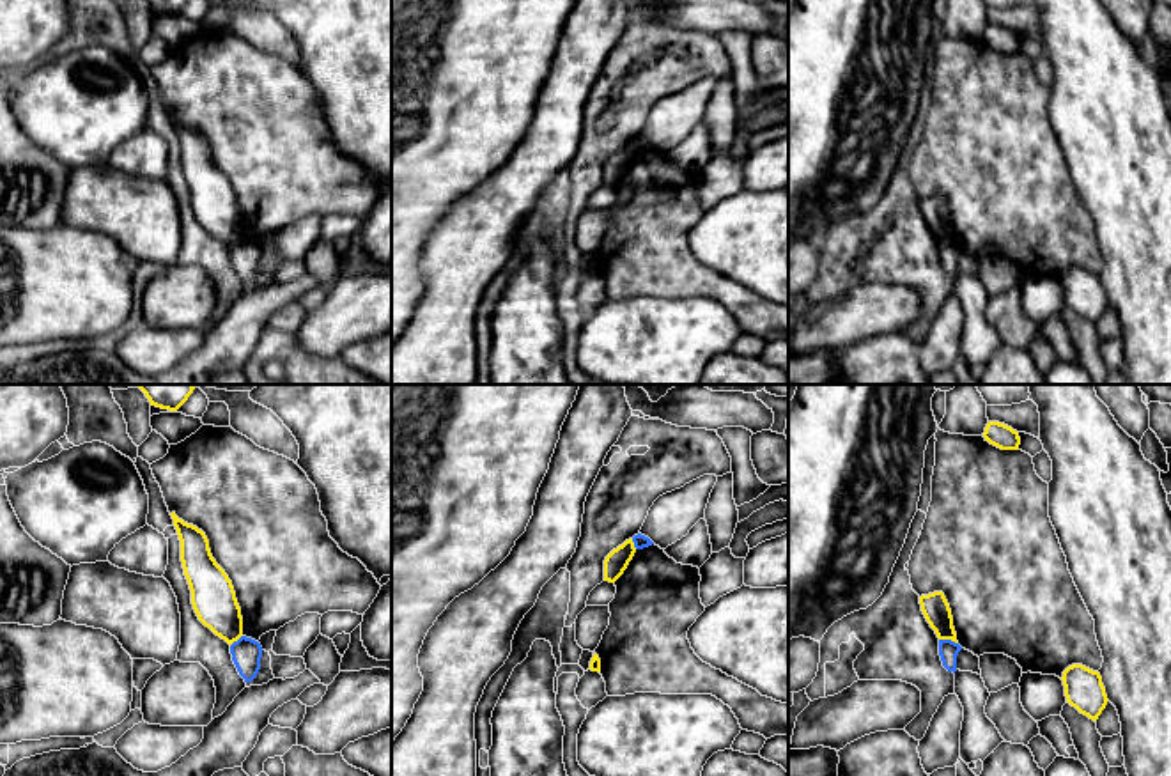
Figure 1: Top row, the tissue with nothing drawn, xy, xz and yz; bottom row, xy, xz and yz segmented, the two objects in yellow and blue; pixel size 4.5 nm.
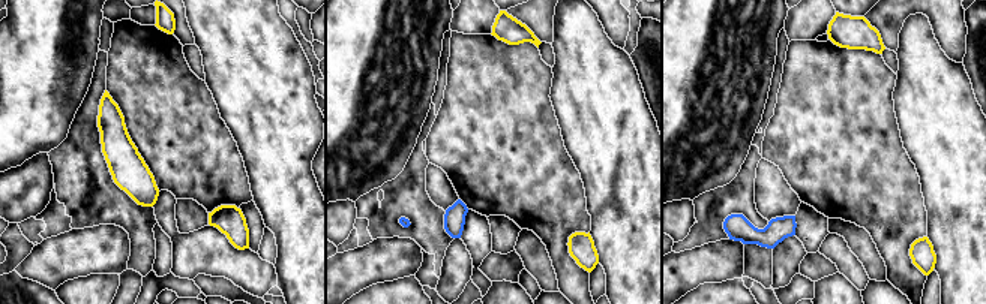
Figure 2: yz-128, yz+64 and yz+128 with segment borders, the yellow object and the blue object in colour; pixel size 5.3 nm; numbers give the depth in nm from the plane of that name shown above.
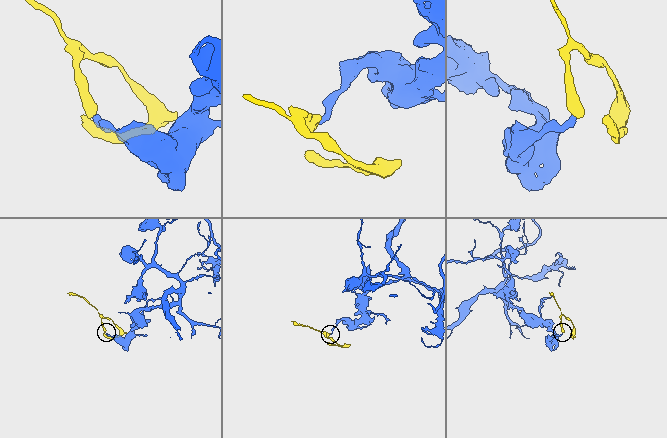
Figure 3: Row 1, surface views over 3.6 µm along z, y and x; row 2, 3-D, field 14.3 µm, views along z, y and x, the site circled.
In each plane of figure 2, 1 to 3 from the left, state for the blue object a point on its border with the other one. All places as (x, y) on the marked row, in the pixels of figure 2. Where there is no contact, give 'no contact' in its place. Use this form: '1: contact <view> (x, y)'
1: no contact
2: no contact
3: no contact

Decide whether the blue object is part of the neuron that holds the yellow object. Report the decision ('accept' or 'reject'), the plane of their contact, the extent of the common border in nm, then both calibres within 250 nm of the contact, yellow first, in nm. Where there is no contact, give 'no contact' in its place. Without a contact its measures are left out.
reject | yz | 90 nm | 120/90 nm

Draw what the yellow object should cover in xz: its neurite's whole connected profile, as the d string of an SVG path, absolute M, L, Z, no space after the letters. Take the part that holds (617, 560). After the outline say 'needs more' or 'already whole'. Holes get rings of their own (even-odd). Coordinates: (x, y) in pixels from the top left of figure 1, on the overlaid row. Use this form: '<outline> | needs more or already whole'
M632 539L613 549L604 560L604 581L615 583L636 553Z | already whole

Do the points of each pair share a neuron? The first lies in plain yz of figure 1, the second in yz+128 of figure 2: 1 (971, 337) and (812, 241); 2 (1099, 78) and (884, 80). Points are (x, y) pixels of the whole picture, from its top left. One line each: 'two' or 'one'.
1: one
2: two

